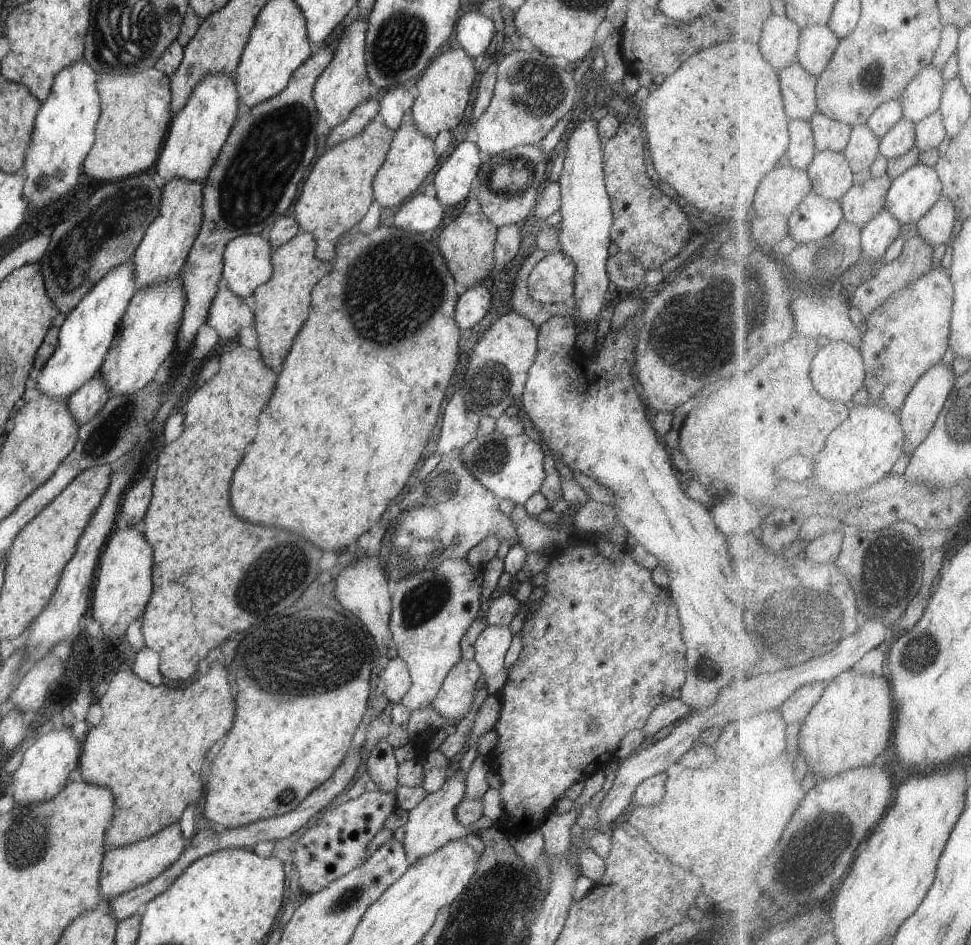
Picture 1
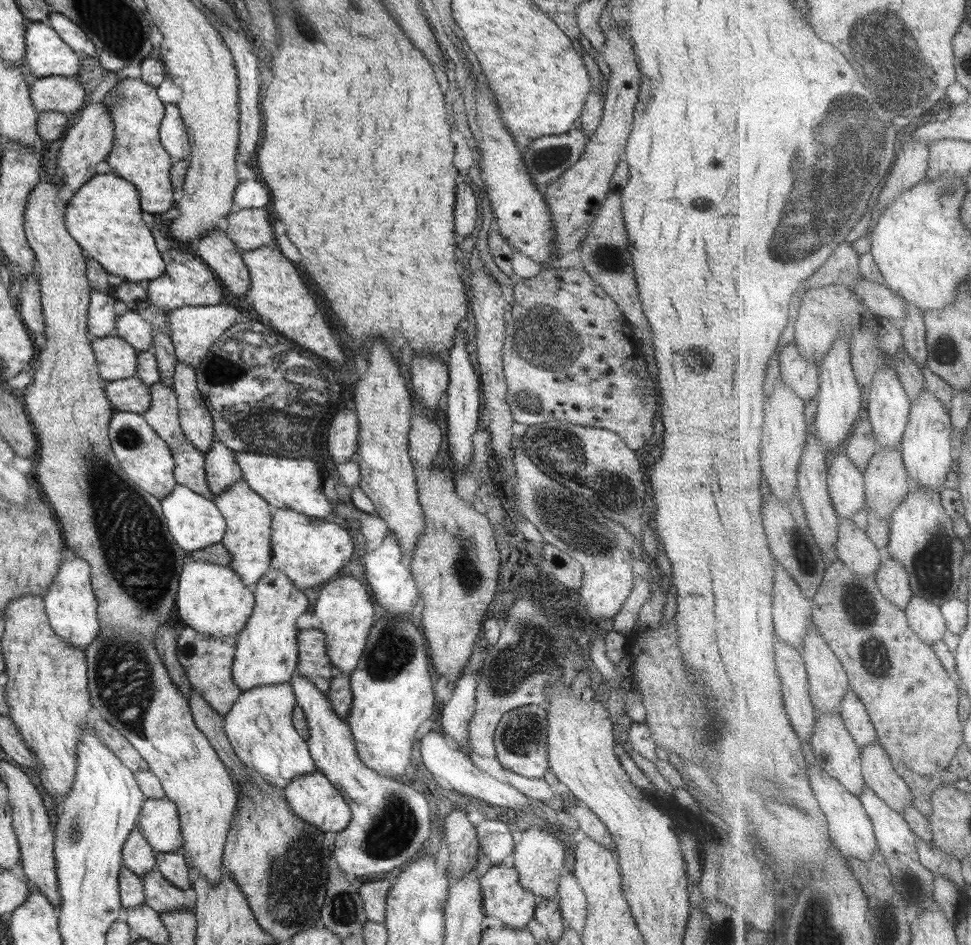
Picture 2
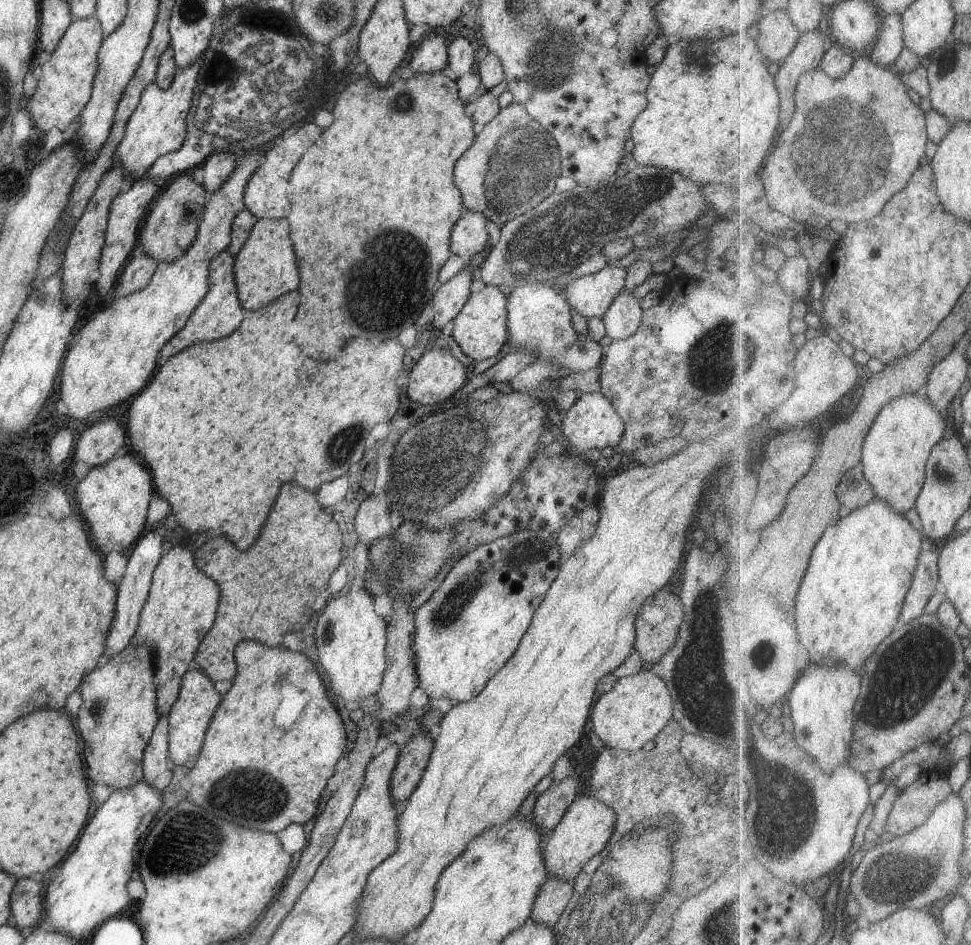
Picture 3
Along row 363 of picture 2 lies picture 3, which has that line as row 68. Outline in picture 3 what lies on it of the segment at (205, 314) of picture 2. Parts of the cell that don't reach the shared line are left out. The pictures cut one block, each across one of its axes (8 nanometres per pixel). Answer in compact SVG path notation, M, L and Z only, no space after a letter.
M200 59L196 64L177 70L172 84L167 89L158 88L152 83L142 92L138 108L126 124L124 138L120 141L115 152L115 162L120 164L120 172L124 172L124 180L132 186L138 179L148 174L148 169L158 158L178 150L186 140L186 124L188 112L192 108L192 96L195 95L196 82L198 82L198 70Z

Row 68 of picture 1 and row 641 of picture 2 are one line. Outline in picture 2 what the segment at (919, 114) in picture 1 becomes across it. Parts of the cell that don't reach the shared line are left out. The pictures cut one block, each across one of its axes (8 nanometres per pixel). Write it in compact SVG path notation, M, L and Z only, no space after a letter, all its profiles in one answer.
M915 596L906 611L912 628L916 630L916 634L920 634L920 638L924 638L924 642L934 646L944 640L949 626L942 606L928 602L927 598Z

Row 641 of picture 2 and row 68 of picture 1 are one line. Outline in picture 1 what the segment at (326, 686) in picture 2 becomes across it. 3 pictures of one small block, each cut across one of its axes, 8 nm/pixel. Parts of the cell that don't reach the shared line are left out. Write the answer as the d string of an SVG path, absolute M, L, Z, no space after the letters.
M322 44L315 47L310 58L292 73L288 86L280 94L257 104L234 121L228 140L222 146L222 152L203 184L203 221L179 276L186 292L186 306L182 314L182 324L178 328L175 350L168 359L174 368L180 368L180 364L184 362L182 356L186 356L188 350L192 350L195 345L199 328L208 322L210 304L220 288L218 284L222 277L223 254L227 244L242 235L260 235L264 228L271 227L278 218L284 217L284 213L294 202L298 182L302 180L306 166L310 166L312 158L316 156L316 142L321 132L317 105L312 98L314 84L333 58L334 51L329 46Z

